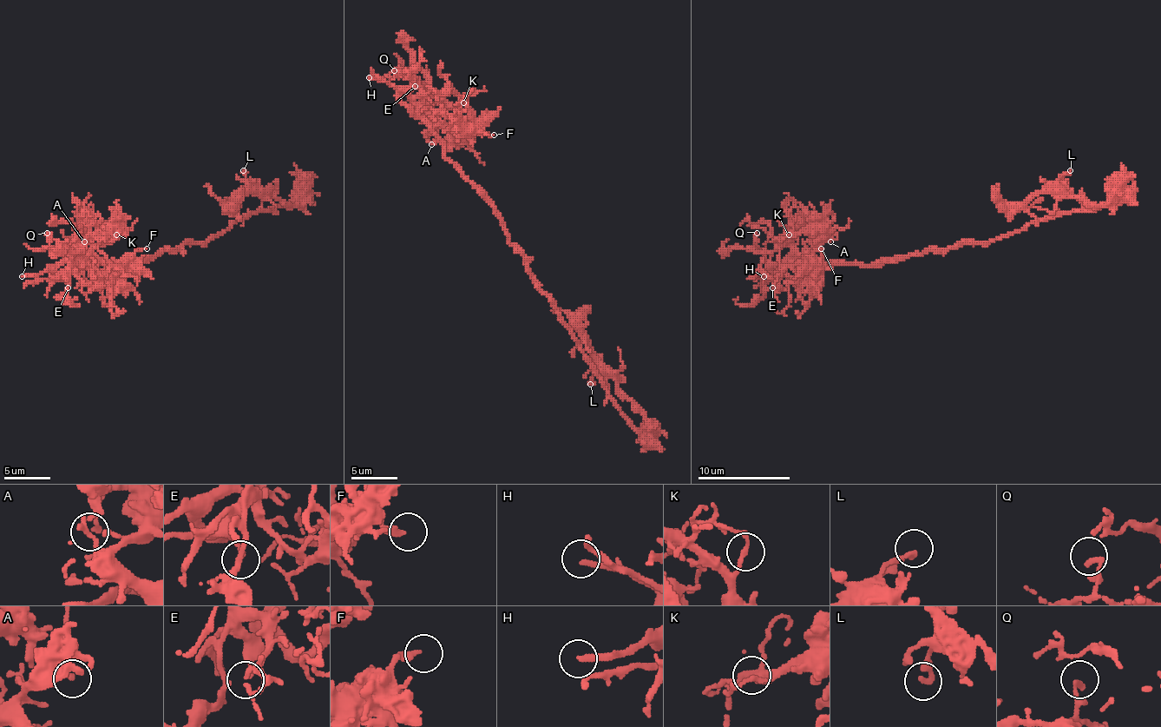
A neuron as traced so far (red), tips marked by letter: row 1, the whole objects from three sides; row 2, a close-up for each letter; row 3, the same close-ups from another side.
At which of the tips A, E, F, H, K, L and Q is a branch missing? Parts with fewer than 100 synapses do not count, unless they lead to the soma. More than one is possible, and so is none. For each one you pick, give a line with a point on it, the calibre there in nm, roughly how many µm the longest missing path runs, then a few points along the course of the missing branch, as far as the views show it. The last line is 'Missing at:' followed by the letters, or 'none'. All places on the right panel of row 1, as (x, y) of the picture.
H: Place: (764, 276). Thickness 240 nm. Missing length about 70 µm
Missing at: H

